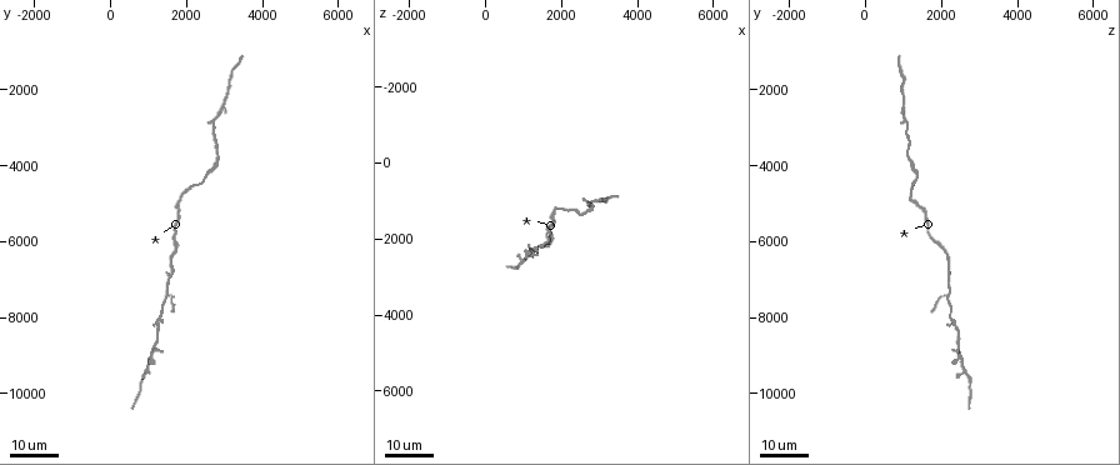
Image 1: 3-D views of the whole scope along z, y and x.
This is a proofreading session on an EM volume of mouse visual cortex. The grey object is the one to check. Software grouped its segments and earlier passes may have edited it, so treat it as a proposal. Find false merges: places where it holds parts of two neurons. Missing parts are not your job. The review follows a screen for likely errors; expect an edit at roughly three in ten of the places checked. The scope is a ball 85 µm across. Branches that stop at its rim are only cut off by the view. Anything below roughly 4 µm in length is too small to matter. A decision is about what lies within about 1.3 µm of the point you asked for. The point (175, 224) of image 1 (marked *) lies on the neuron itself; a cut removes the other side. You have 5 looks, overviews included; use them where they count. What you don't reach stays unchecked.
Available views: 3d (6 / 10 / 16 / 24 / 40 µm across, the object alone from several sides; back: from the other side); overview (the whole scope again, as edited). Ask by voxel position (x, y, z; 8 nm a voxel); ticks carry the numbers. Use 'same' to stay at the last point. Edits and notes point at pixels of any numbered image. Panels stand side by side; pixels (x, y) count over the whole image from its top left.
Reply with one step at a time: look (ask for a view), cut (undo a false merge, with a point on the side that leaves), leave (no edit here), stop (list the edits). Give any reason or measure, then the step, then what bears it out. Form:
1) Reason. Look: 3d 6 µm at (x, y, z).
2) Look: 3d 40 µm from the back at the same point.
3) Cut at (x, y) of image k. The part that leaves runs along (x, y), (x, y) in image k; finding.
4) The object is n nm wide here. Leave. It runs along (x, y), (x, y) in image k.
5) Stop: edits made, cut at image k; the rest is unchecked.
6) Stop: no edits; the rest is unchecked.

Calibre changes. Look: 3d 16 µm at (1350, 7950, 2200).

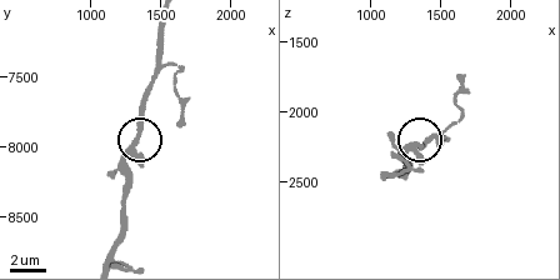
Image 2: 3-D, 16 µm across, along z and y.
Look: 3d 6 µm at (1300, 7960, 2240).

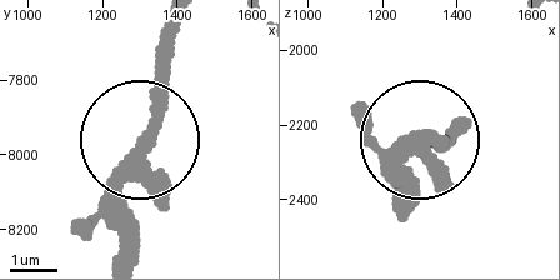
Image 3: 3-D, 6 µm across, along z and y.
Leave. It runs along (178, 28), (166, 99), (134, 146), (123, 250) in image 3; continuous, no second neuron.

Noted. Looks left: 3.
Arms part here. Look: 3d 16 µm at (1450, 7450, 2200).

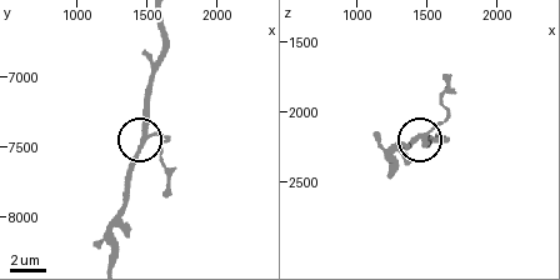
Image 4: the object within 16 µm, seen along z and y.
Look: 3d 10 µm at (1500, 7420, 2180).

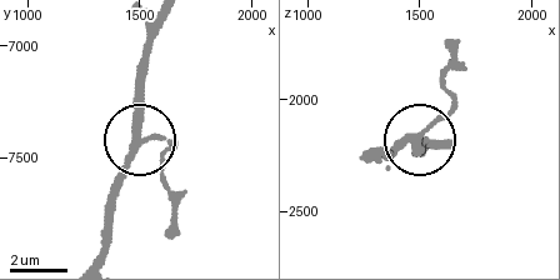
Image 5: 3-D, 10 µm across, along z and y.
The object is 220 nm wide here. Leave. It runs along (443, 139), (421, 146), (448, 110), (445, 91) in image 5; one neuron here.

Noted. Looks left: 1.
Stop: no edits; the rest is unchecked.

